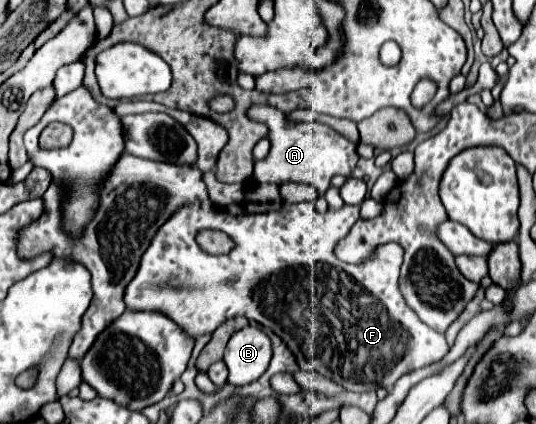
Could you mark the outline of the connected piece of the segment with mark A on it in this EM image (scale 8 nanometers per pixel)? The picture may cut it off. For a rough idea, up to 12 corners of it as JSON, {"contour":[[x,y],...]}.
{"contour":[[268,104],[246,114],[269,128],[256,182],[304,182],[318,194],[350,176],[356,144],[326,124]]}

